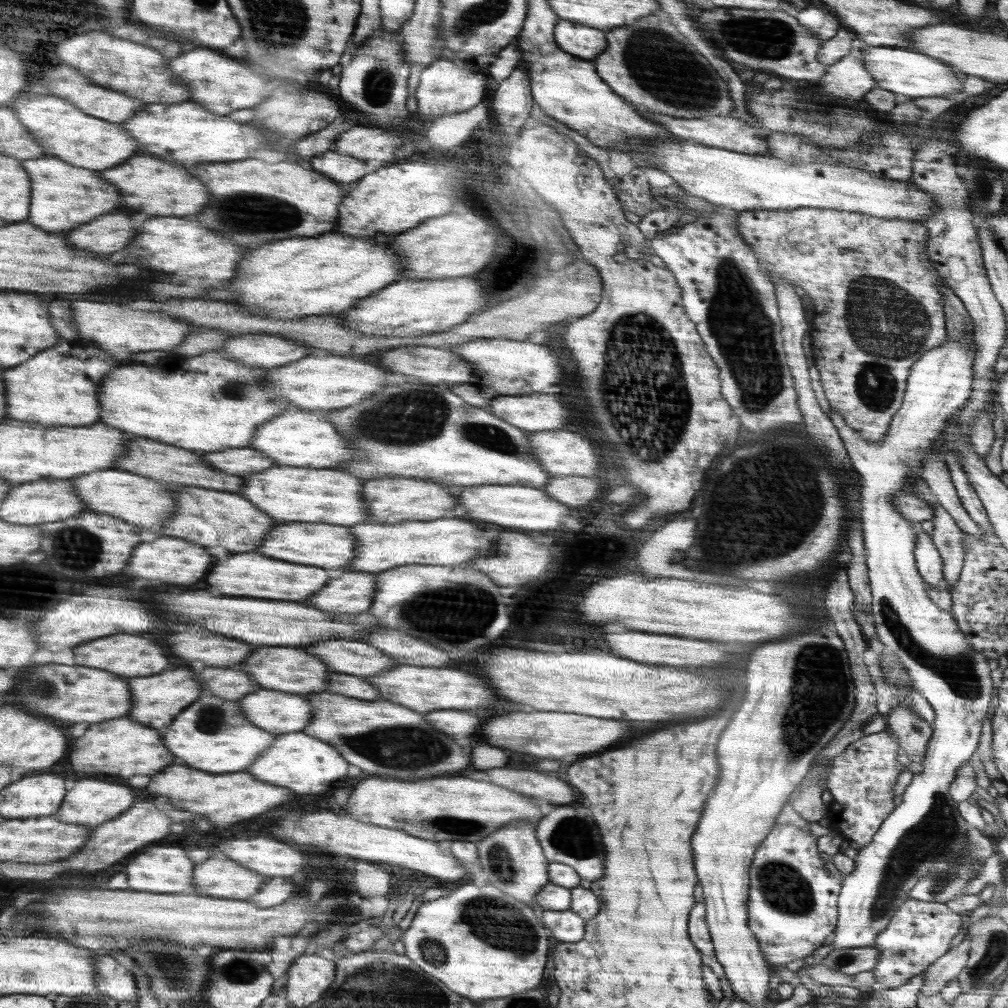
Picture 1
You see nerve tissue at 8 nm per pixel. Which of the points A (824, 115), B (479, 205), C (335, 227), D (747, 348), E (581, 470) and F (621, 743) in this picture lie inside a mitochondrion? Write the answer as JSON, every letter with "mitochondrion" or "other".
{"A":"mitochondrion","B":"other","C":"other","D":"mitochondrion","E":"other","F":"other"}

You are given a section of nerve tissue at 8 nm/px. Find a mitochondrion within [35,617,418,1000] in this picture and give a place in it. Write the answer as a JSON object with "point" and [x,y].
{"point":[167,965]}

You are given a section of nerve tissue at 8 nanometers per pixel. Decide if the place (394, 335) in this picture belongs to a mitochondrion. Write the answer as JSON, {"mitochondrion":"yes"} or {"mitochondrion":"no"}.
{"mitochondrion":"no"}

